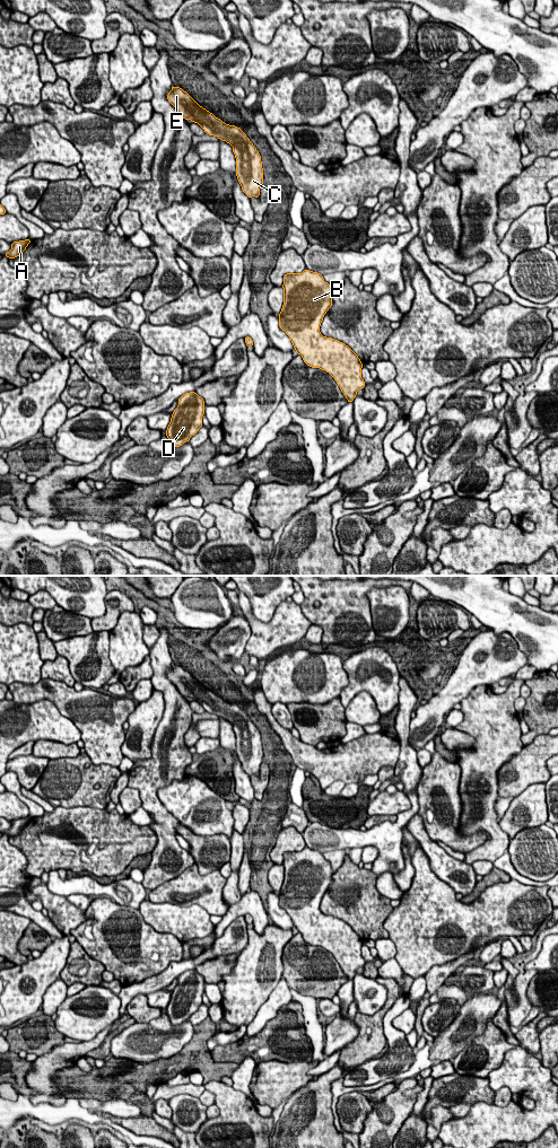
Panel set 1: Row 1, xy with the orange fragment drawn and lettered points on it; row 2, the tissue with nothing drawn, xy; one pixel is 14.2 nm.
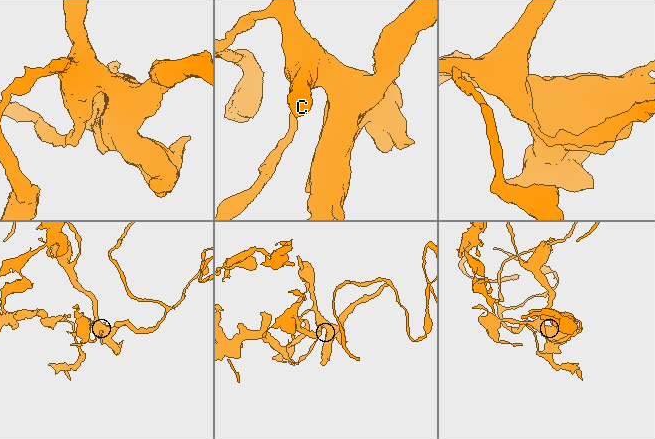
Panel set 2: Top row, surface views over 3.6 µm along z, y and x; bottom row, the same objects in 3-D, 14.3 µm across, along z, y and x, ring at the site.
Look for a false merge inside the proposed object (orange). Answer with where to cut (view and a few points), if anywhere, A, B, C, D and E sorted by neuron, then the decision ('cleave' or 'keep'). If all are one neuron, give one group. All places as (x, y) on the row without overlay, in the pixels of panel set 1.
no cut | A B C D E | keep

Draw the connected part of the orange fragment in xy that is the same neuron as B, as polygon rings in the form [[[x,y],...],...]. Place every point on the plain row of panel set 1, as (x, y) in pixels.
[[[305,847],[302,851],[285,852],[282,866],[284,883],[279,892],[279,905],[289,914],[296,931],[302,934],[304,940],[312,946],[320,946],[329,950],[348,981],[354,980],[357,970],[365,966],[365,958],[361,956],[363,940],[348,923],[323,914],[320,910],[323,895],[333,882],[334,871],[330,862],[319,850]]]

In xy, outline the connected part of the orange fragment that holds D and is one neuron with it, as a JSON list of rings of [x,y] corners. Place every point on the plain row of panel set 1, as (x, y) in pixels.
[[[195,970],[183,972],[178,983],[172,991],[171,1000],[166,1008],[172,1025],[180,1025],[194,1014],[202,1002],[204,993],[204,979]]]

